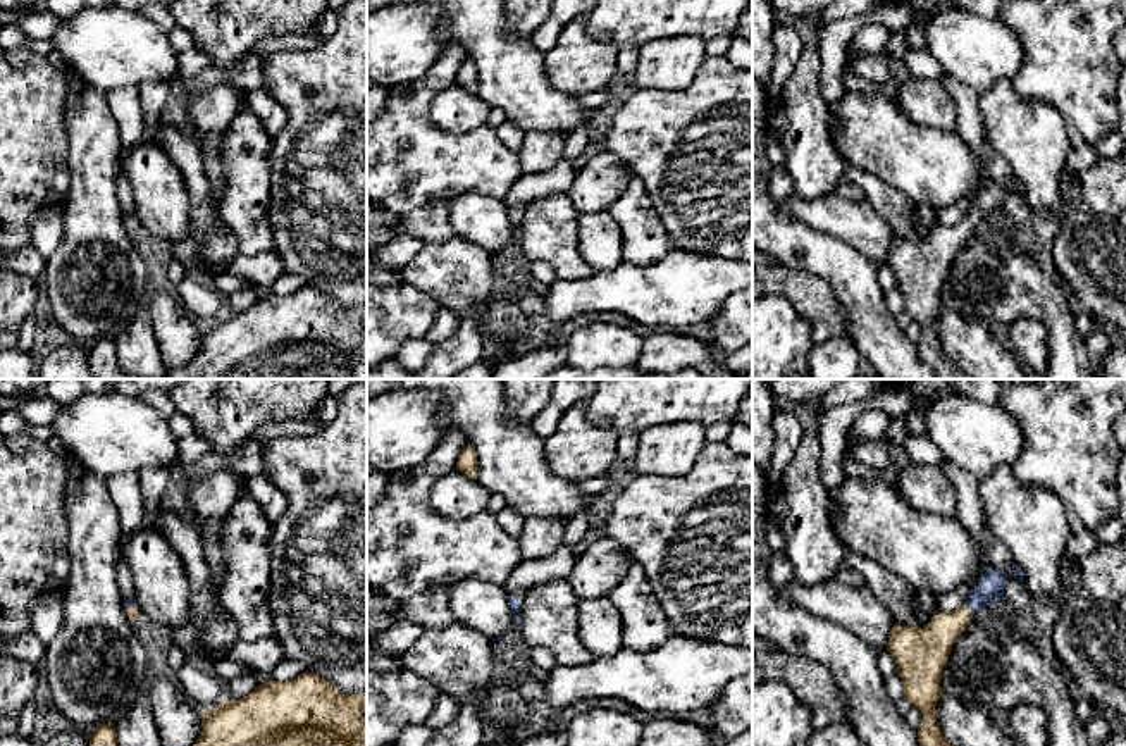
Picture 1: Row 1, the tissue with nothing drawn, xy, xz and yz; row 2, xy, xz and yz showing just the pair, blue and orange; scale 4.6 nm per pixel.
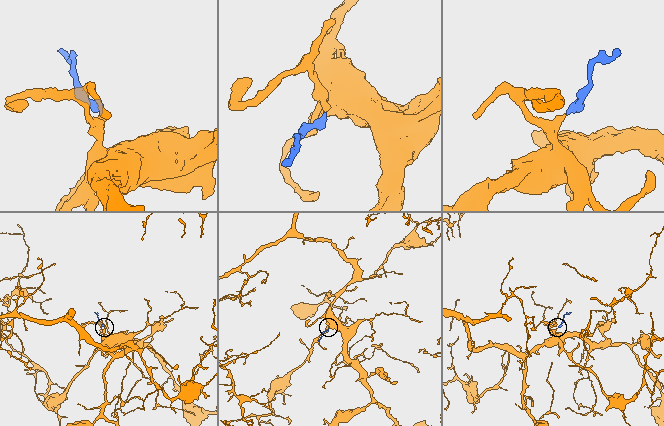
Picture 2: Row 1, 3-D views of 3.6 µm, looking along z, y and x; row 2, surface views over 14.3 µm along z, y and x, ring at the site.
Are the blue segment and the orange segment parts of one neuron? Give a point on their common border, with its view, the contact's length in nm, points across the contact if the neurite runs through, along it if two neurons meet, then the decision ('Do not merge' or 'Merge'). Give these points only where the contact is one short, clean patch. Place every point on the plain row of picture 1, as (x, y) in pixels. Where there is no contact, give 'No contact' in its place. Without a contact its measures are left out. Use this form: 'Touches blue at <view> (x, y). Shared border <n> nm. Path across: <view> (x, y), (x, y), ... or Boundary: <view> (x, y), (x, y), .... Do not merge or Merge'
Touches blue at yz (970, 221). Shared border 50 nm. Path across: yz (990, 202), (970, 221), (932, 259). Merge

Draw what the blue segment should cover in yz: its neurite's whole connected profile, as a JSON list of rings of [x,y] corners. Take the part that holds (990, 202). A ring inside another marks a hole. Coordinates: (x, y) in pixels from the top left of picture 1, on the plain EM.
[[[990,181],[971,205],[968,217],[952,227],[937,226],[925,243],[895,238],[890,243],[887,264],[897,276],[904,296],[904,312],[923,327],[918,343],[919,360],[933,370],[935,379],[969,379],[943,350],[935,331],[942,308],[942,286],[971,227],[992,215],[1004,214],[1005,188]]]

